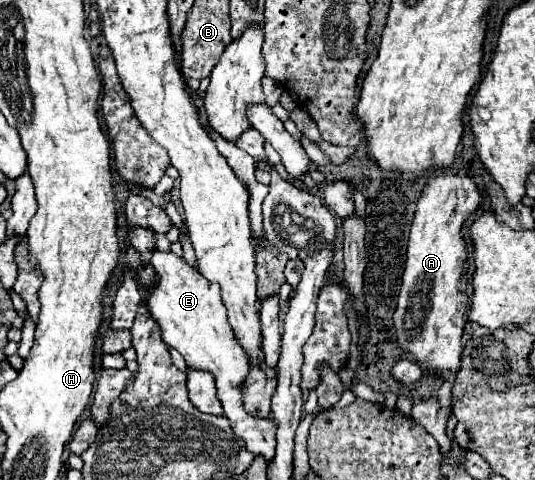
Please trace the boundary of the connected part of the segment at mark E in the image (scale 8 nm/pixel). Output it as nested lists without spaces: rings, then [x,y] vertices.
[[[152,249],[150,265],[156,271],[158,281],[148,289],[146,307],[160,327],[162,341],[166,345],[178,349],[178,353],[184,357],[184,361],[190,367],[206,369],[214,375],[216,387],[218,387],[218,399],[224,407],[224,415],[230,419],[232,431],[244,439],[246,449],[254,455],[262,455],[266,461],[274,457],[276,449],[276,425],[272,419],[258,419],[250,417],[242,407],[240,397],[240,385],[250,369],[250,363],[246,361],[246,353],[242,353],[242,347],[238,341],[234,341],[234,331],[230,329],[226,307],[220,299],[220,289],[216,283],[210,283],[196,267],[188,265],[184,257],[178,257],[172,251],[158,251]]]

